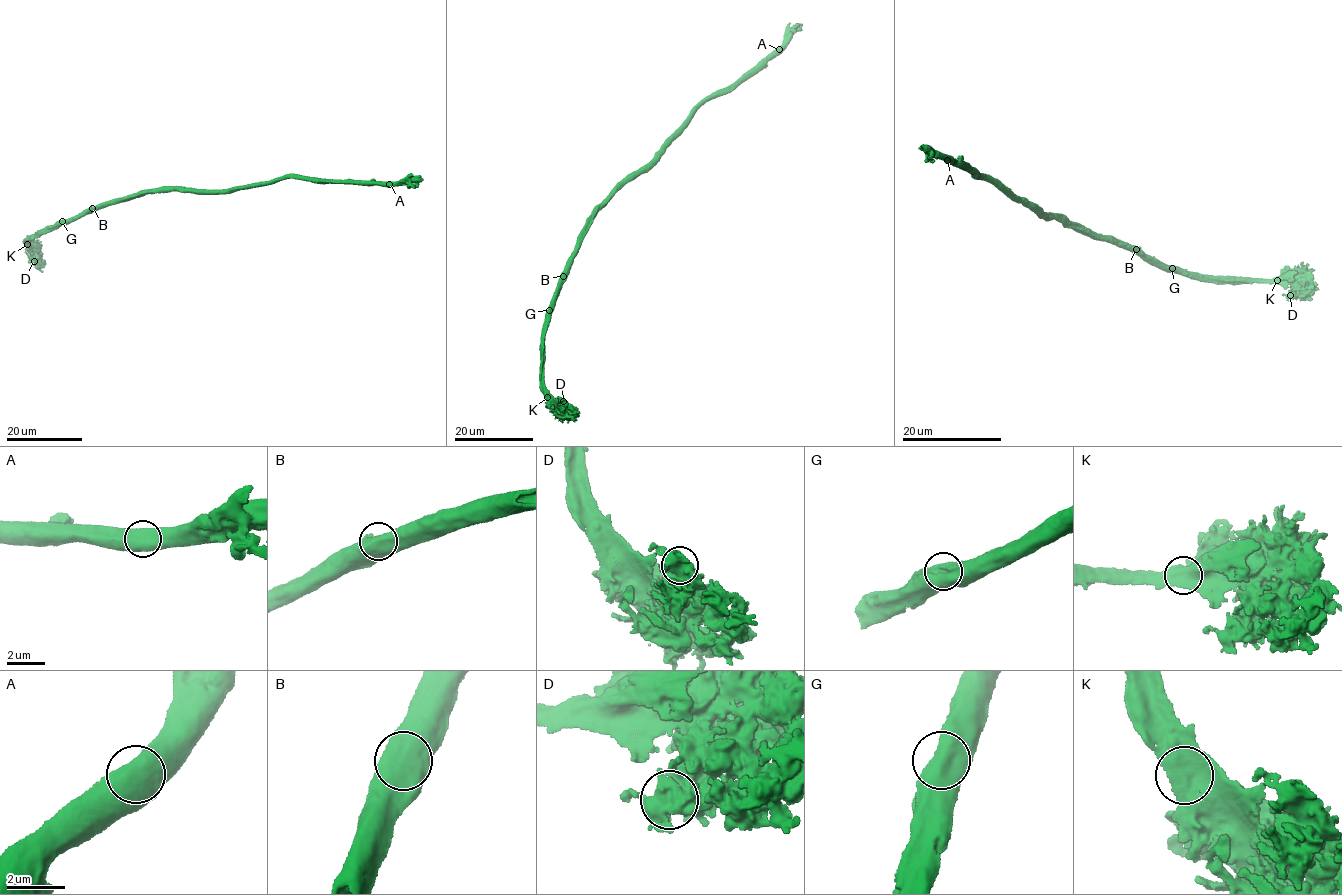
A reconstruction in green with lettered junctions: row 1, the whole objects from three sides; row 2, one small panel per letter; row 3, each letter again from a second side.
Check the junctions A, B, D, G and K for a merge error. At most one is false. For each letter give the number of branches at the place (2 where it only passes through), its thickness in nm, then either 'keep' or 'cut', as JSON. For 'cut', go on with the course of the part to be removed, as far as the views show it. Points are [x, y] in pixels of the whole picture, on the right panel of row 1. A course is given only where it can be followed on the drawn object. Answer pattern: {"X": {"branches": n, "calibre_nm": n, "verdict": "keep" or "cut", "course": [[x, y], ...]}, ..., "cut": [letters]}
{"A": {"branches": 2, "calibre_nm": 750, "verdict": "keep"}, "B": {"branches": 3, "calibre_nm": 650, "verdict": "keep"}, "D": {"branches": 3, "calibre_nm": 600, "verdict": "keep"}, "G": {"branches": 2, "calibre_nm": 750, "verdict": "keep"}, "K": {"branches": 2, "calibre_nm": 750, "verdict": "keep"}, "cut": []}

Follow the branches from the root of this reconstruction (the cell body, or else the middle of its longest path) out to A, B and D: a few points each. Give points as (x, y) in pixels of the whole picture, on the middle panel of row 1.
A: (611, 196), (654, 157), (664, 142), (698, 107), (731, 91), (779, 49)
B: (611, 196), (597, 210), (572, 264), (563, 276)
D: (611, 196), (597, 210), (547, 318), (543, 344), (543, 381), (554, 402), (559, 405), (563, 401)

